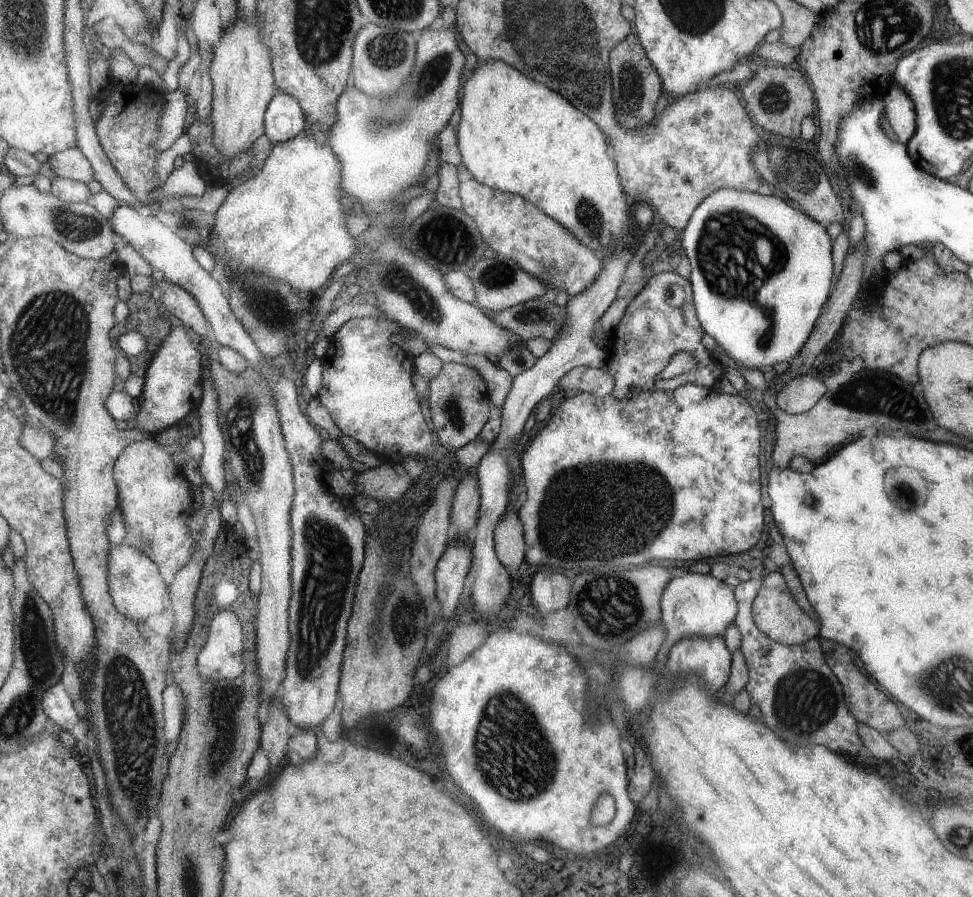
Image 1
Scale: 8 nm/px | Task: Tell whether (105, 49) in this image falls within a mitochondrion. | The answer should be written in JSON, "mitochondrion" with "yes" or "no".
{"mitochondrion":"no"}

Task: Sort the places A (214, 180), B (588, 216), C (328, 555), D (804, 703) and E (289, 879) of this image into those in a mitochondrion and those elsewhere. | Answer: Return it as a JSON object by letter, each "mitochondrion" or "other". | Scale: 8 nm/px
{"A":"other","B":"mitochondrion","C":"mitochondrion","D":"mitochondrion","E":"other"}

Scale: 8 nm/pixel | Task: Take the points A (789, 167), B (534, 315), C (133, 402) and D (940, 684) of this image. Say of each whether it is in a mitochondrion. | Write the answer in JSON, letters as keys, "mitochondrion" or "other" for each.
{"A":"mitochondrion","B":"mitochondrion","C":"other","D":"mitochondrion"}

